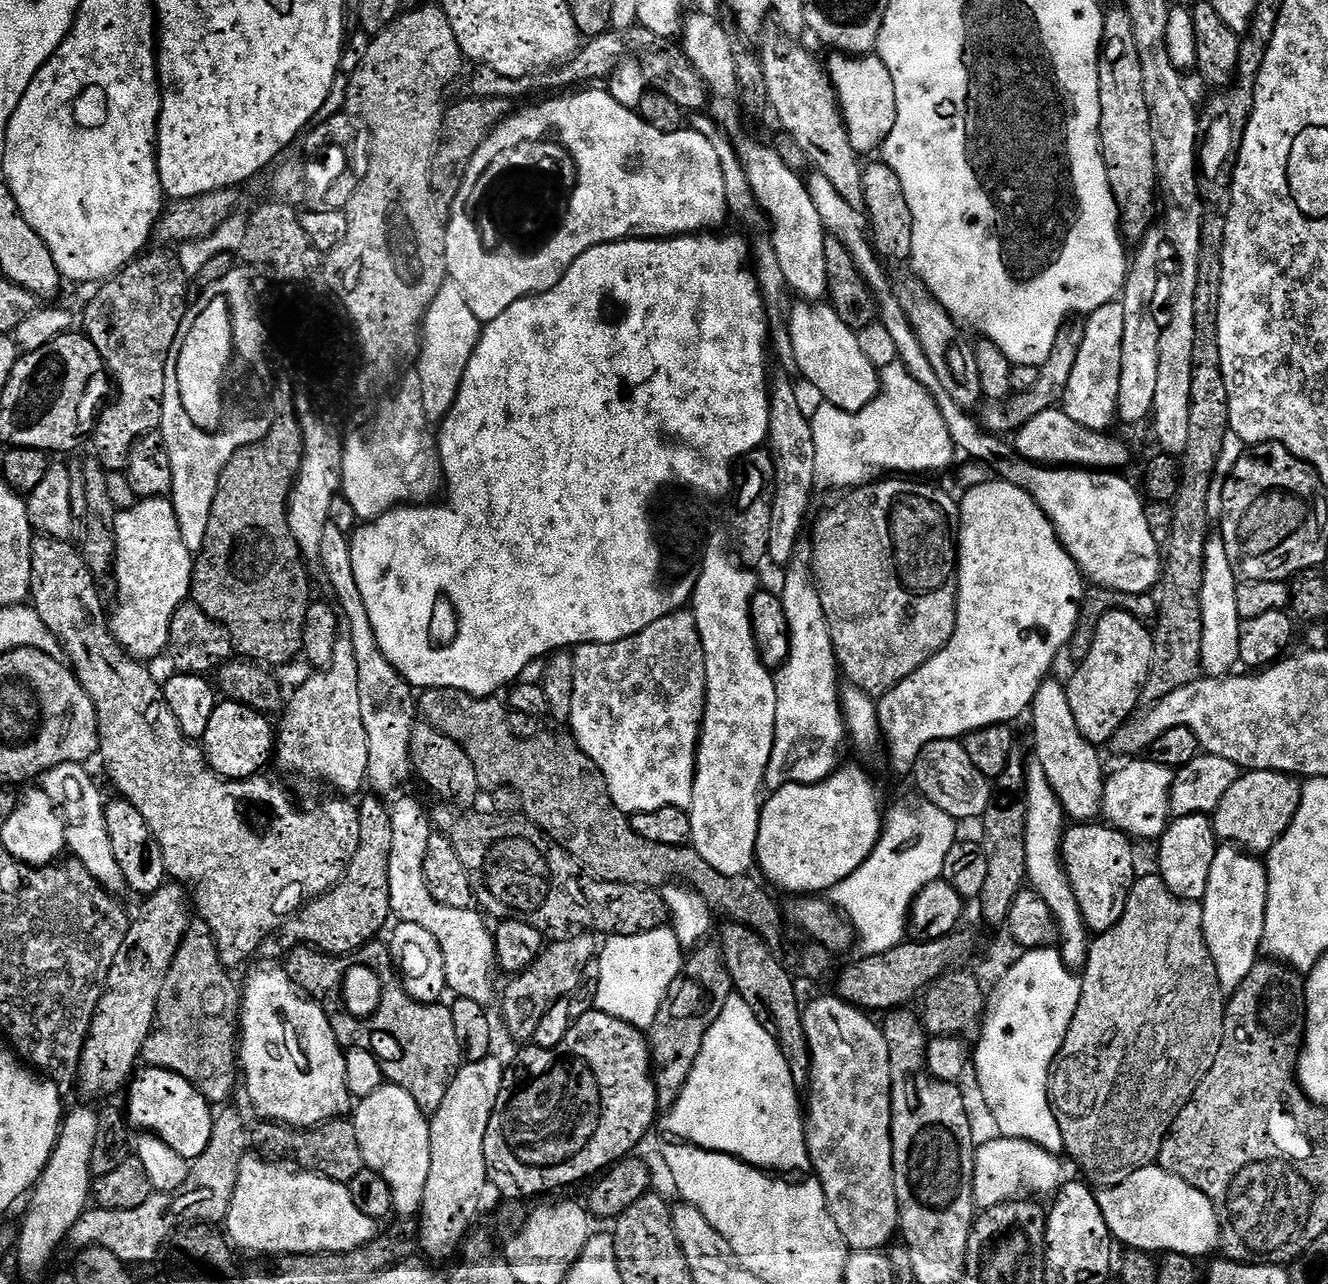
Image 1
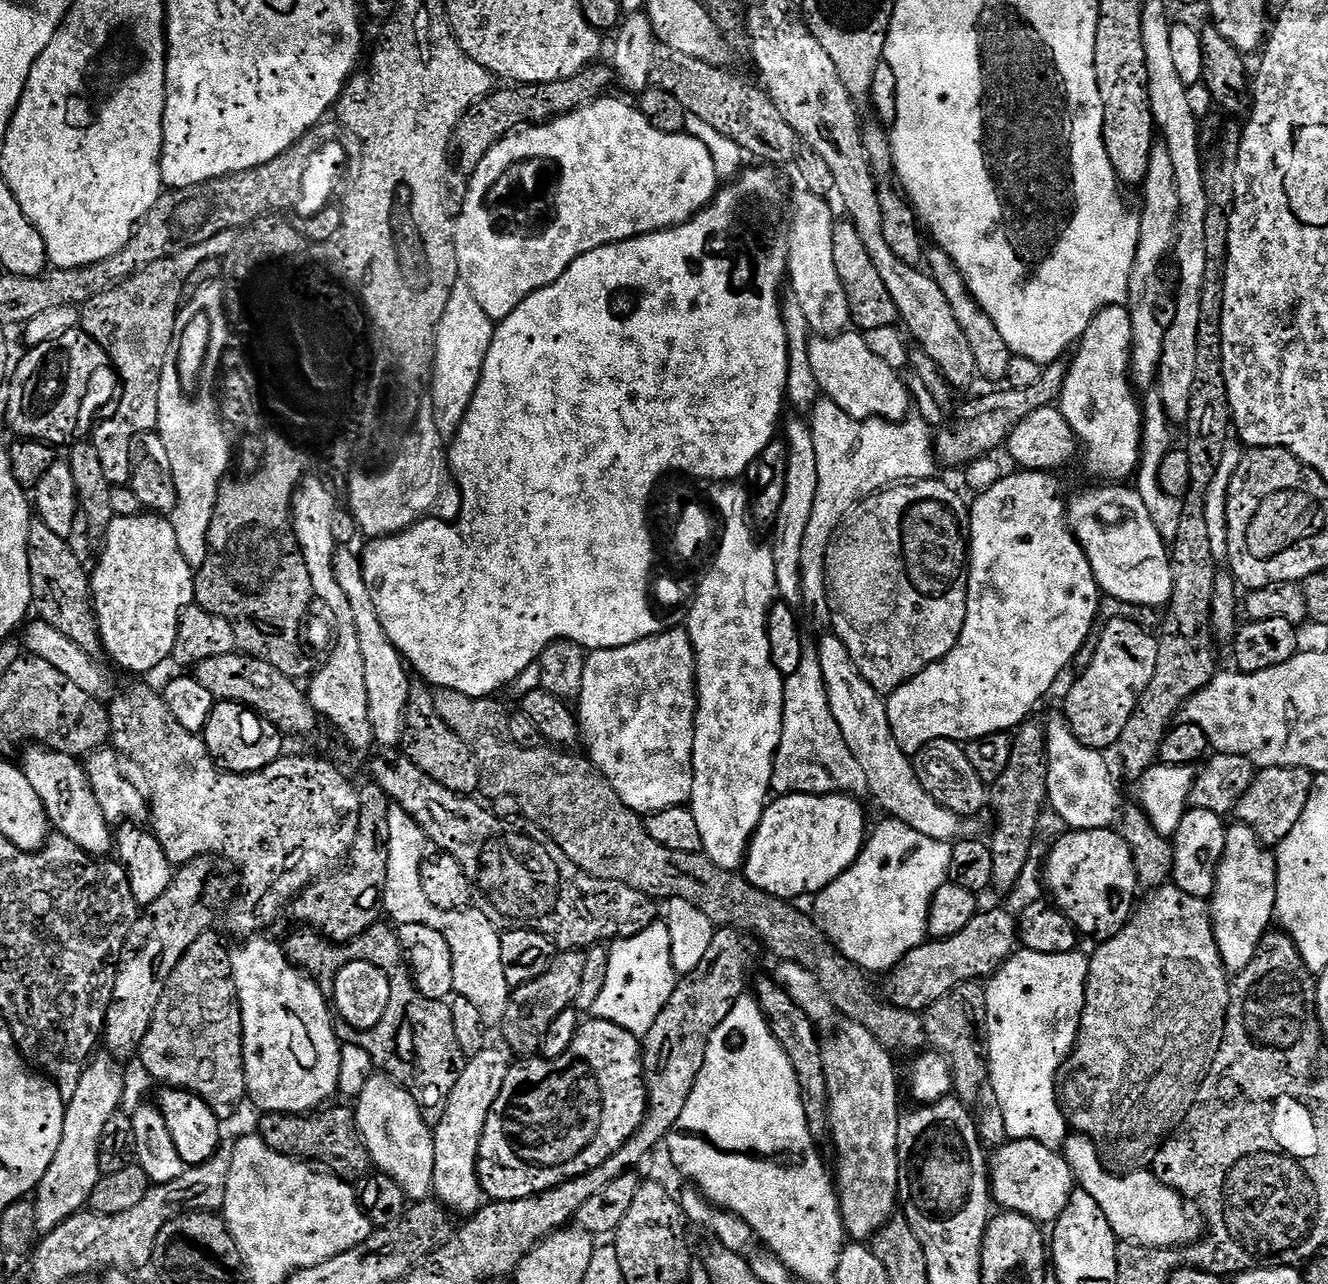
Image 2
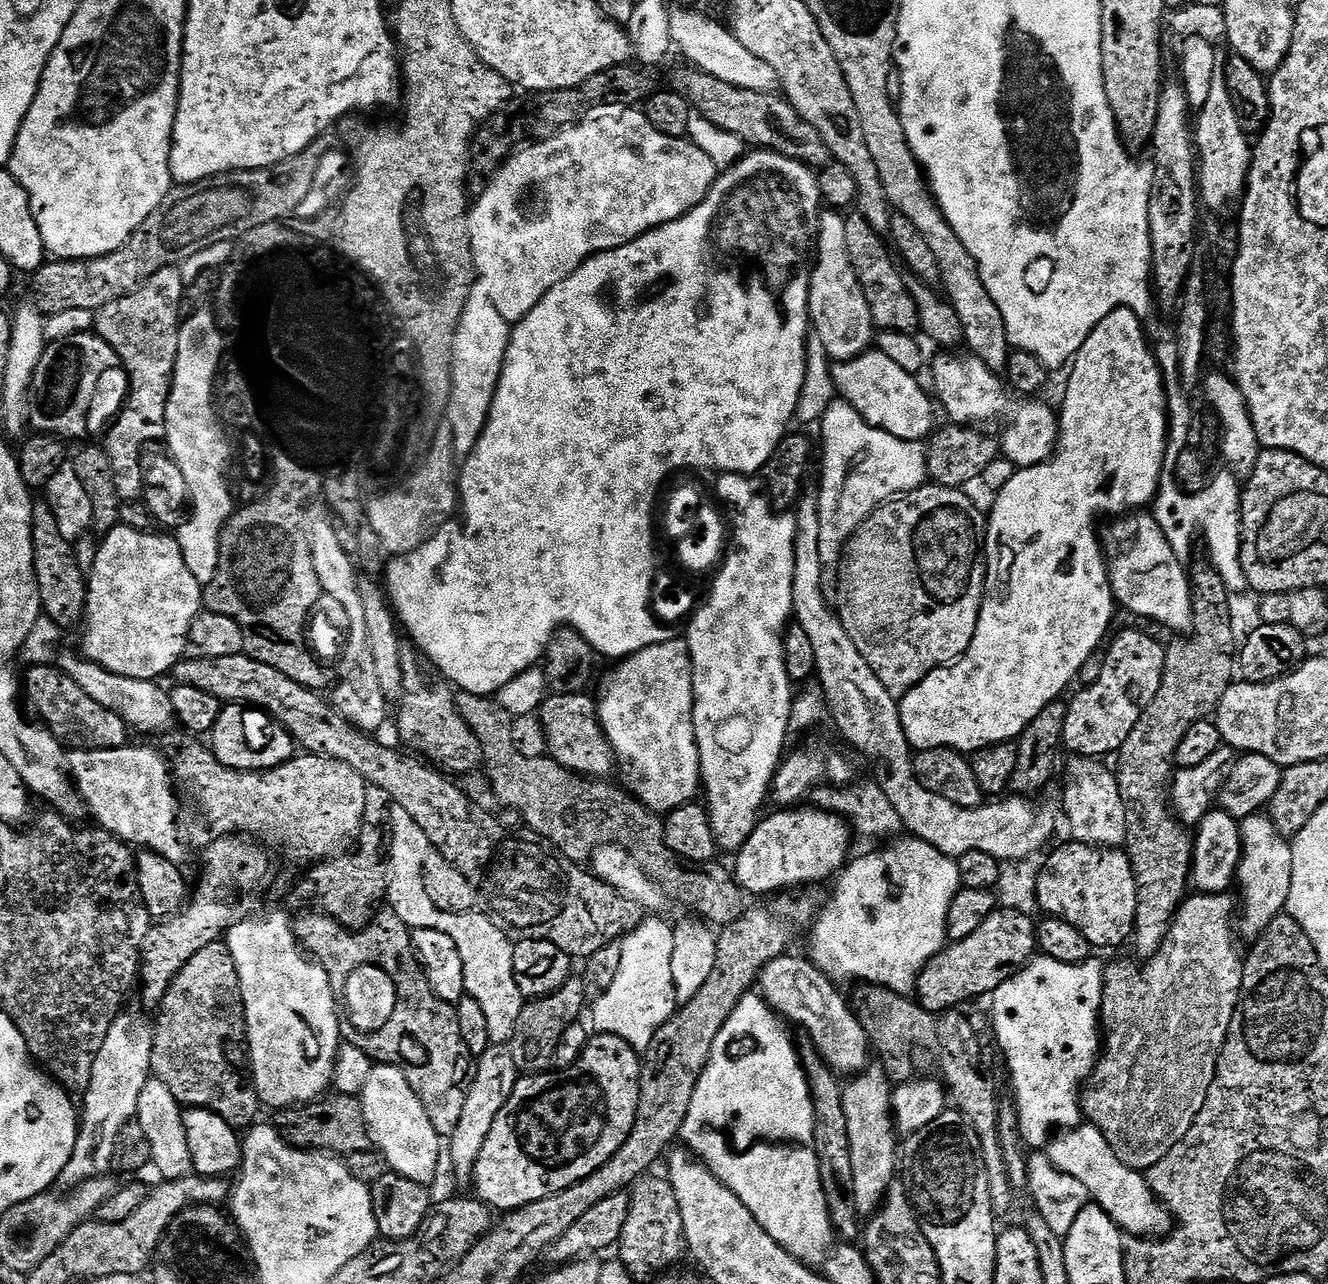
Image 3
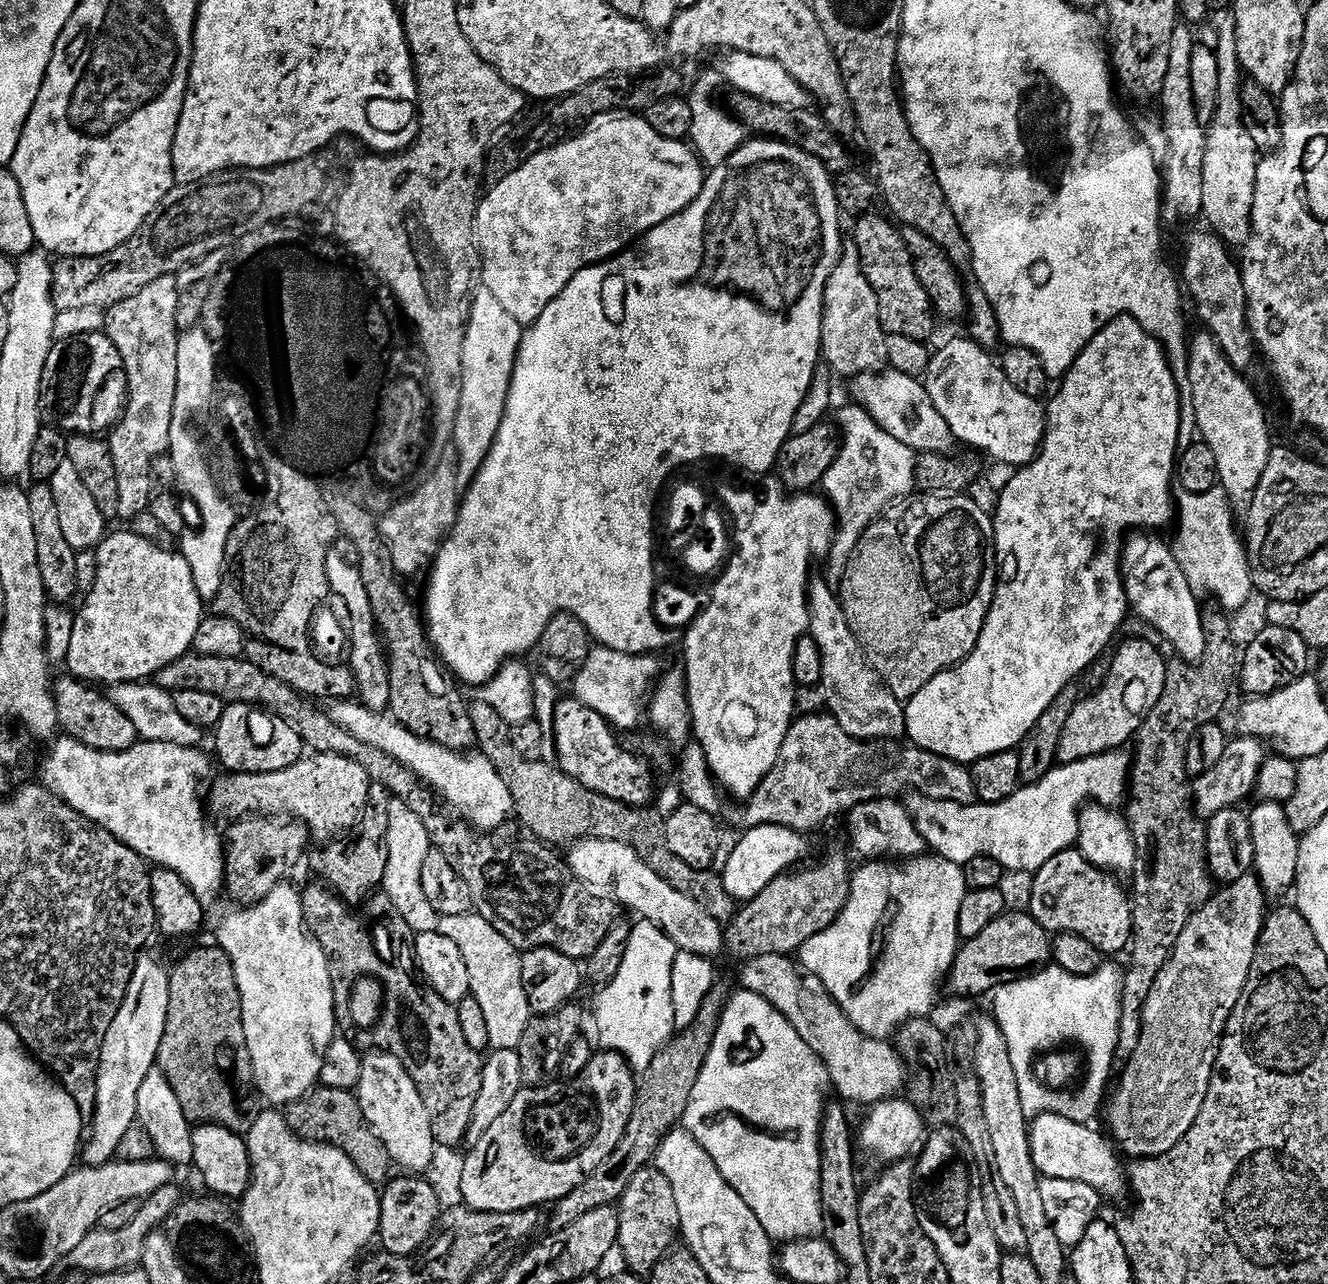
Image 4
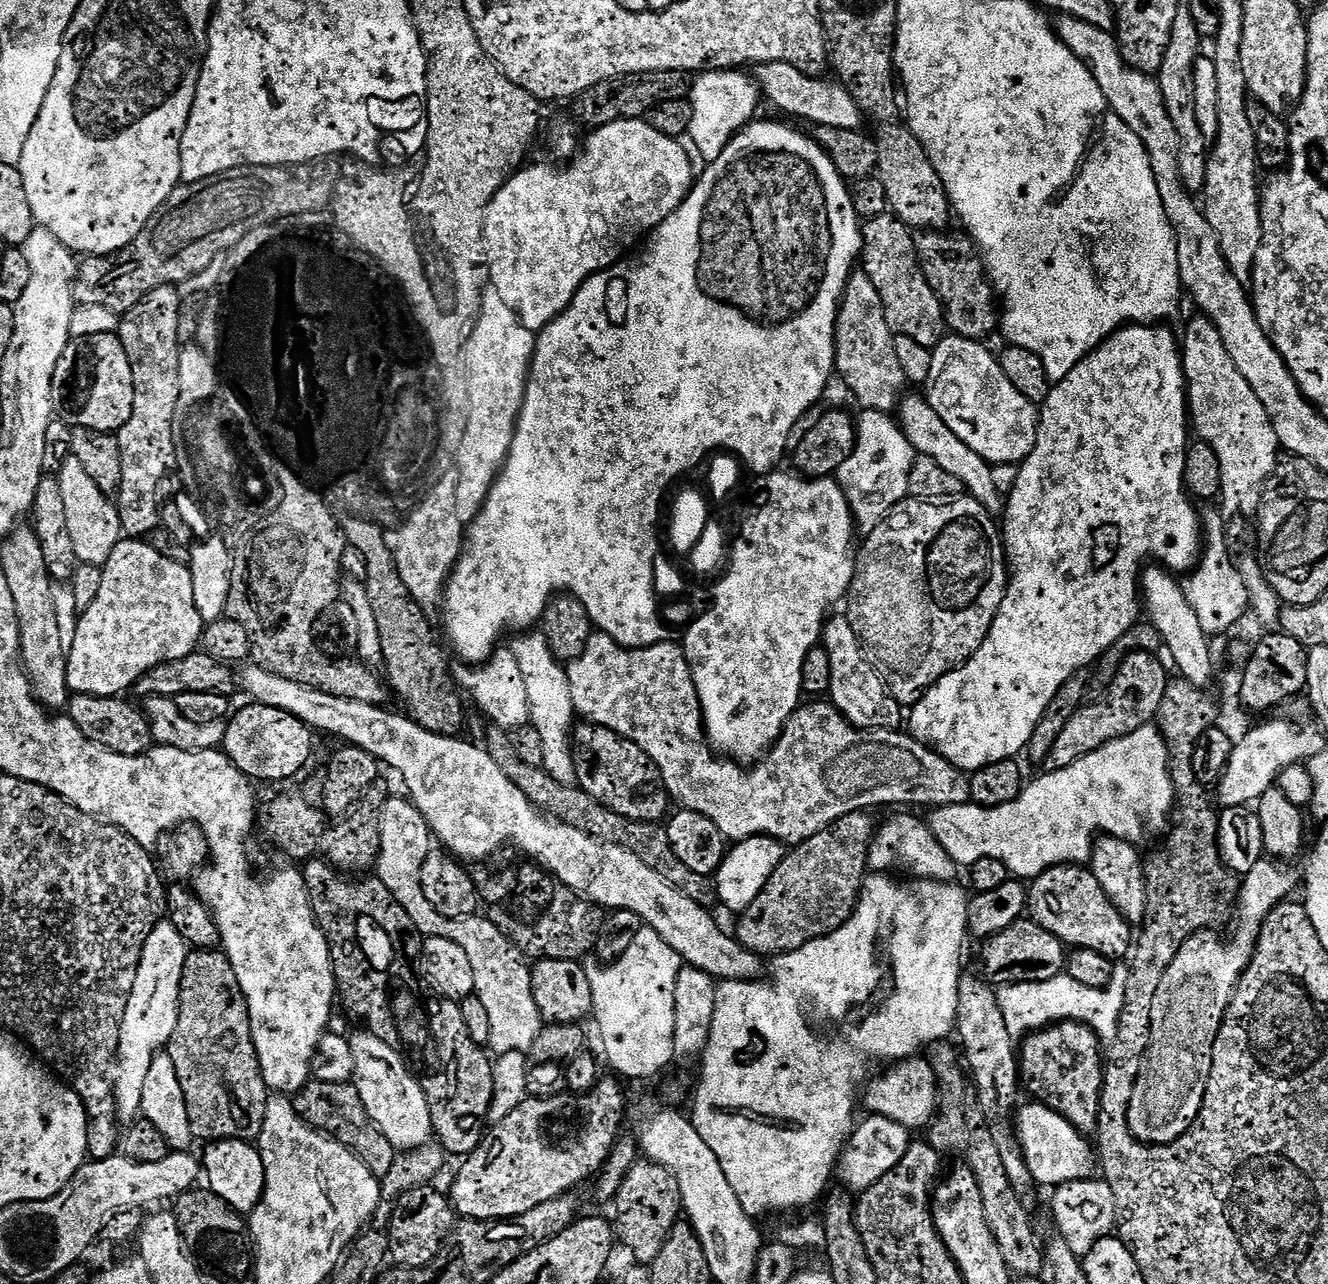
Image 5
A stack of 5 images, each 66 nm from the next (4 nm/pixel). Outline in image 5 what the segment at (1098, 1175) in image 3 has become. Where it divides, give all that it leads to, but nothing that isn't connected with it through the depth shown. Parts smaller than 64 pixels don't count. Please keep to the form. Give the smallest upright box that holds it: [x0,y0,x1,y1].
[1015,1102,1098,1186]

